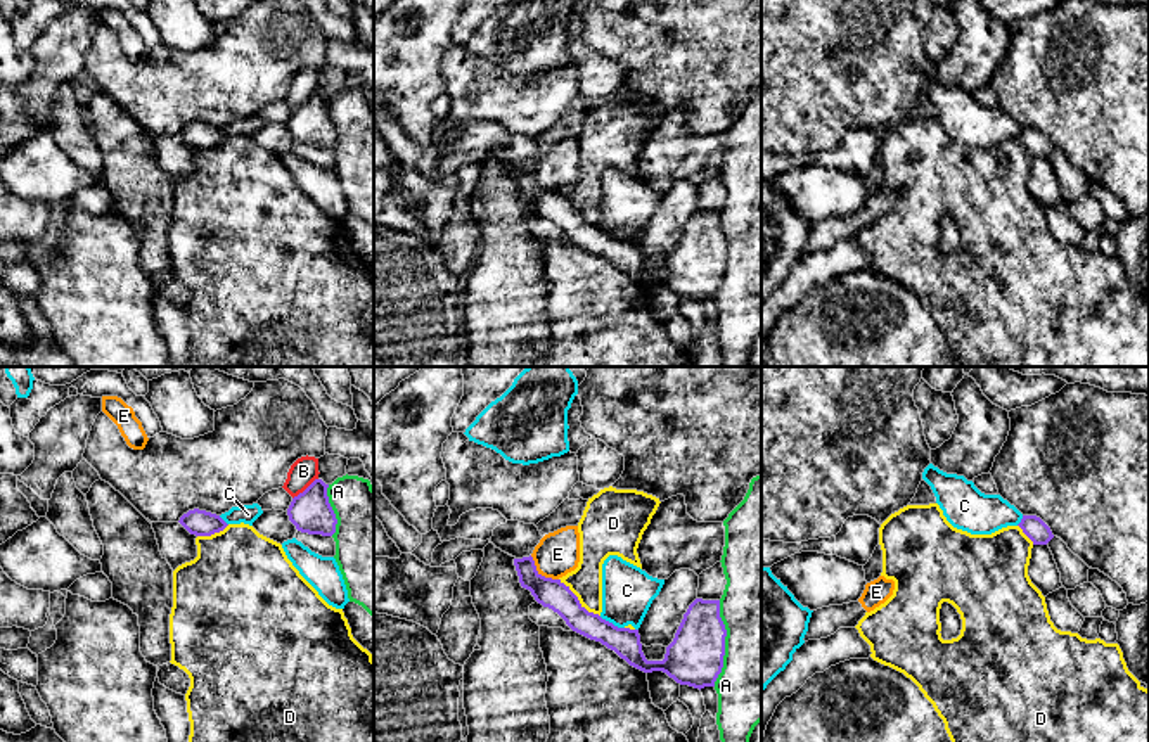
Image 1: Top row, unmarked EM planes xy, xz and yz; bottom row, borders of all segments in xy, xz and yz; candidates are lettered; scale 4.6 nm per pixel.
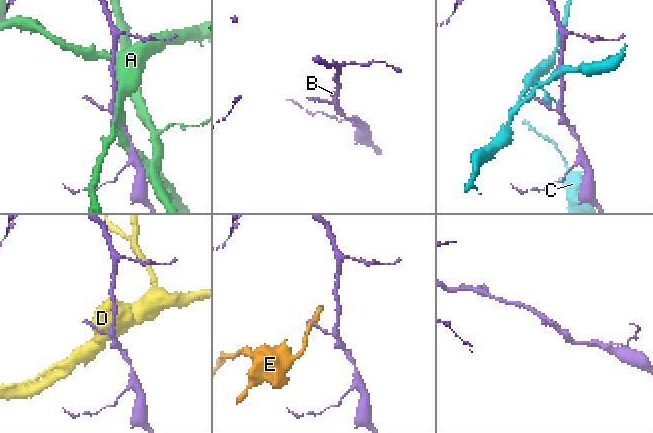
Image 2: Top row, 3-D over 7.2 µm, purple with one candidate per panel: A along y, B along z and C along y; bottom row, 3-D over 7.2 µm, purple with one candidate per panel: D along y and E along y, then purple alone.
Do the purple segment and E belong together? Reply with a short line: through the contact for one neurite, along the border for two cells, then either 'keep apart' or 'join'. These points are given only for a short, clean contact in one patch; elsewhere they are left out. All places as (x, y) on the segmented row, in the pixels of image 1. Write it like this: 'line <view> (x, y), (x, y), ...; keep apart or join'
line xz (530, 556), (542, 575), (558, 580); keep apart

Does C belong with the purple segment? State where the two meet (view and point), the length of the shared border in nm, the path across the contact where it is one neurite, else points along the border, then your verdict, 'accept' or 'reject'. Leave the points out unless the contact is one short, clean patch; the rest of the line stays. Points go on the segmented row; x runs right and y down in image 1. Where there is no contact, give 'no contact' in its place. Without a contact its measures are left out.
meets purple in xz at (611, 623); contact 130 nm long; border along xz (599, 616), (623, 628); reject

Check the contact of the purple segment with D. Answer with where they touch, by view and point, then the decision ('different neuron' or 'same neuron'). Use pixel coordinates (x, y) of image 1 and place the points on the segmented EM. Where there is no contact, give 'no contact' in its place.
xz (578, 601) | different neuron

